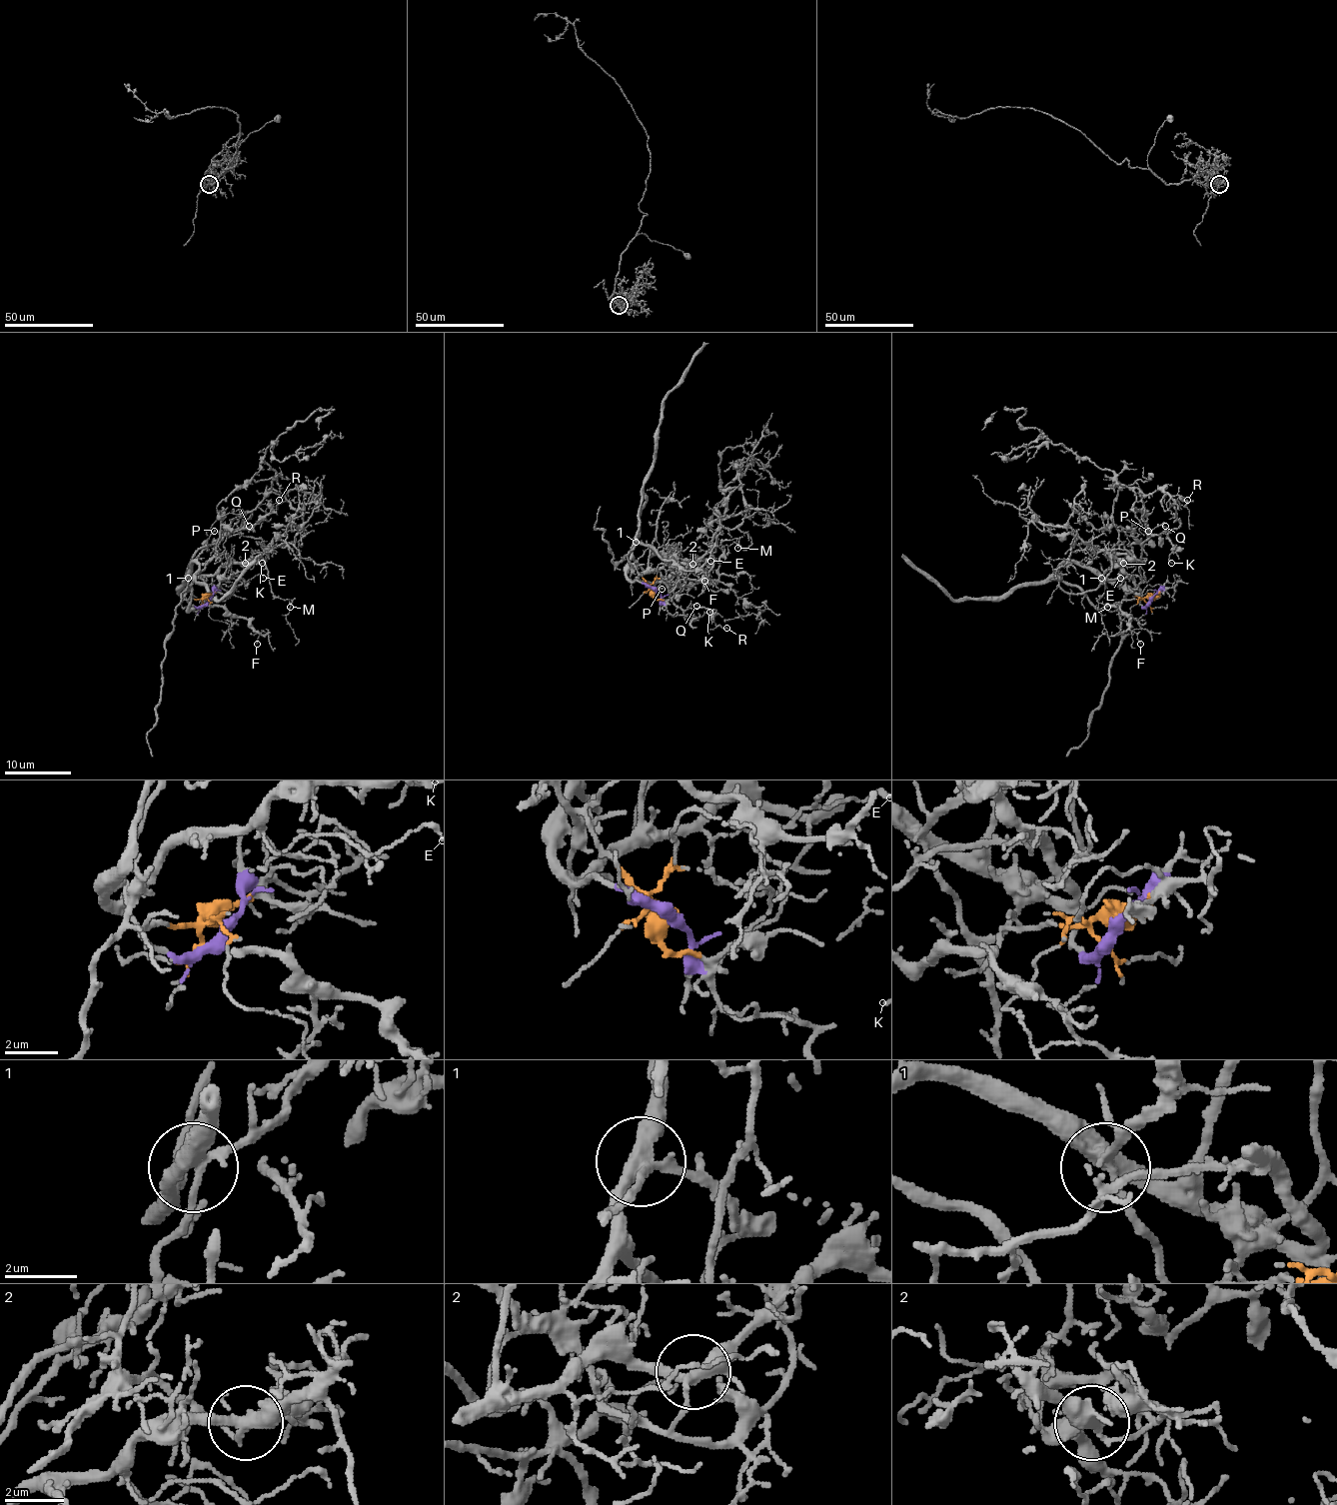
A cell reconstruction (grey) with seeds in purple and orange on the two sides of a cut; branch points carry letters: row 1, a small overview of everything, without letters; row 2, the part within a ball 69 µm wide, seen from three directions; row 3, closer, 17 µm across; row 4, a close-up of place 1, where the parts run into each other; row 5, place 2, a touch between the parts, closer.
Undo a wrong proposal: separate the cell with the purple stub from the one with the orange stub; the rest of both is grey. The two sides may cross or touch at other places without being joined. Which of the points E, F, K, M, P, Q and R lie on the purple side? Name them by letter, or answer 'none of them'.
E, F, M

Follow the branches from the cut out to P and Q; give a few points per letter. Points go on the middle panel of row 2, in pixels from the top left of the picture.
P: (656, 591), (633, 566), (633, 581), (648, 581), (656, 589), (663, 589)
Q: (656, 591), (633, 566), (633, 581), (663, 583), (670, 599), (682, 609), (697, 606)

